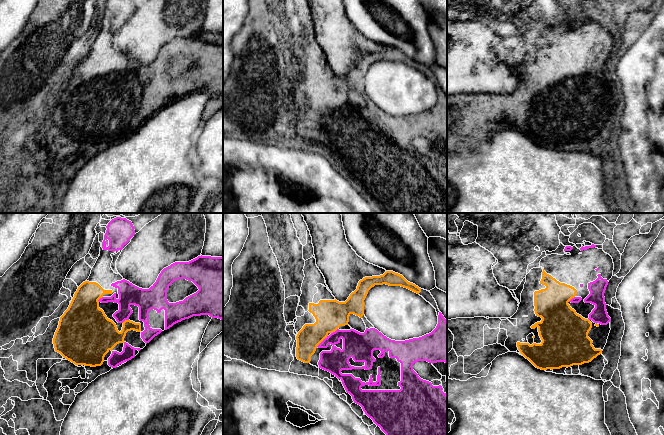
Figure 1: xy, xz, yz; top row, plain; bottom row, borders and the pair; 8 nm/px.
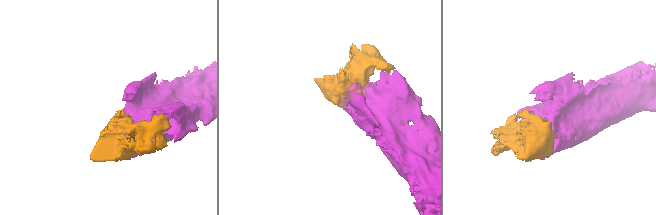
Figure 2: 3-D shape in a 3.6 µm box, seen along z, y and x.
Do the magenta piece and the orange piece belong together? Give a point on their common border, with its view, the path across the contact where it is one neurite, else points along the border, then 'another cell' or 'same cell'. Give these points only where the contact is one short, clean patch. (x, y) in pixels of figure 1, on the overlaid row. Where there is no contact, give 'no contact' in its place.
meets magenta in xz at (322, 341); same cell

